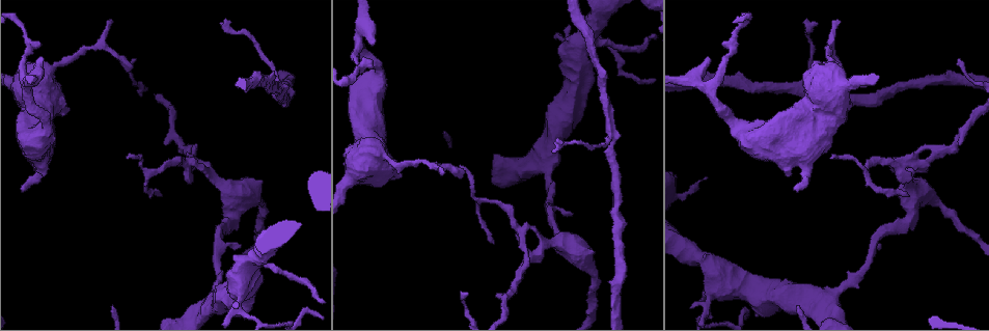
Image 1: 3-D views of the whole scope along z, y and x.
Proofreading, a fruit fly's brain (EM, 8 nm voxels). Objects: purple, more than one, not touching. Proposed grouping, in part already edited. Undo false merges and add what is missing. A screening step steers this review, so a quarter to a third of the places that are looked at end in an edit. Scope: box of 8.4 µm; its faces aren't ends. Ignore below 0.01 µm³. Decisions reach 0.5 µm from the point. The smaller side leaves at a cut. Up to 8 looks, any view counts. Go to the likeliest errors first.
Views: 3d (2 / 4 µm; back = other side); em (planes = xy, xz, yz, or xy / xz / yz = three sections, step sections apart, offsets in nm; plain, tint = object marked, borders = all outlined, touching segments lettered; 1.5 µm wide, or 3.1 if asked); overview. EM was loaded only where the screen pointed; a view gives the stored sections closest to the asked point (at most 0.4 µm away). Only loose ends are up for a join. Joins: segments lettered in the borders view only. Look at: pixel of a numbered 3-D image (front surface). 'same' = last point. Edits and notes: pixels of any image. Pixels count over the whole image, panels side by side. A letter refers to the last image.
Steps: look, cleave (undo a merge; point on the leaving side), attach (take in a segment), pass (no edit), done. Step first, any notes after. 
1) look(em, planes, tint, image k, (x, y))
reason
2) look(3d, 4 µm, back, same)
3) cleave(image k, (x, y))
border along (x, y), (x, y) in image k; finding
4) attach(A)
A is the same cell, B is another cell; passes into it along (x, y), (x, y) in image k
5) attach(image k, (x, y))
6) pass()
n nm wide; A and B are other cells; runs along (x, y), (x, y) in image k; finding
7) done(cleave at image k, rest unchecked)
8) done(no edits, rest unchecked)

look(em, xz, step 4, tint, image 1, (834, 157))
an open end

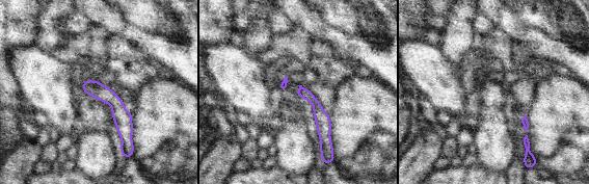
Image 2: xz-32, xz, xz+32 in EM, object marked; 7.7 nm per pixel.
look(em, planes, borders, same)
cut it another way

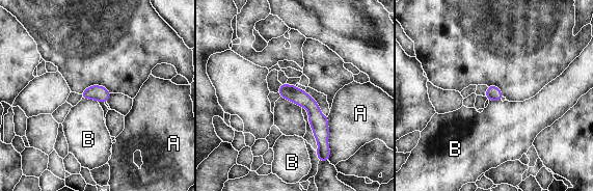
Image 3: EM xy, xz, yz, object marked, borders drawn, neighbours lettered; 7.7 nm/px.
pass()
A touches over 340 nm; A and B are other cells; no lettered segment goes on from it

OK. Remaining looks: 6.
look(3d, 4 µm, image 1, (189, 183))
free end

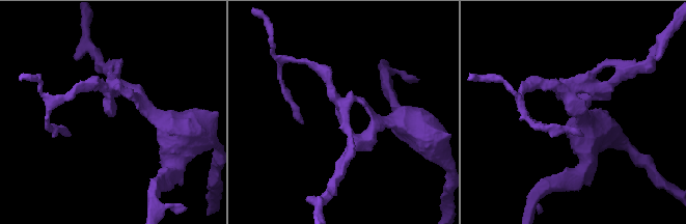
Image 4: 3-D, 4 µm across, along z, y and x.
look(em, planes, borders, image 4, (110, 113))
arms of 180, 190 nm; now the EM

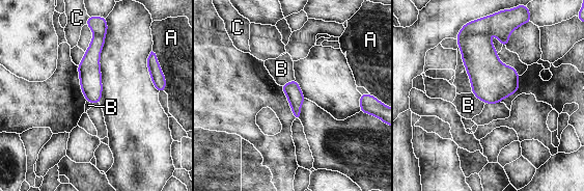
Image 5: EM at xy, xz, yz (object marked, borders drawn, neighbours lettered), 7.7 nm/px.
pass()
B touches over 130 nm; A, B and C are other cells; runs along (95, 34), (93, 101) in image 5; no lettered segment goes on from it

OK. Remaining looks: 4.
look(em, yz, step 8, borders, image 1, (839, 23))

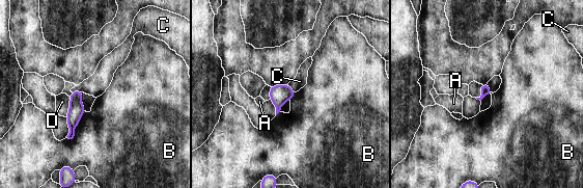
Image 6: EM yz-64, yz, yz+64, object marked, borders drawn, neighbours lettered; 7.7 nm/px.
pass()
A, B, C and D are other cells; runs along (80, 92), (76, 97), (71, 135) in image 6; none of them fits

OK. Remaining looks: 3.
done(no edits, rest unchecked)

